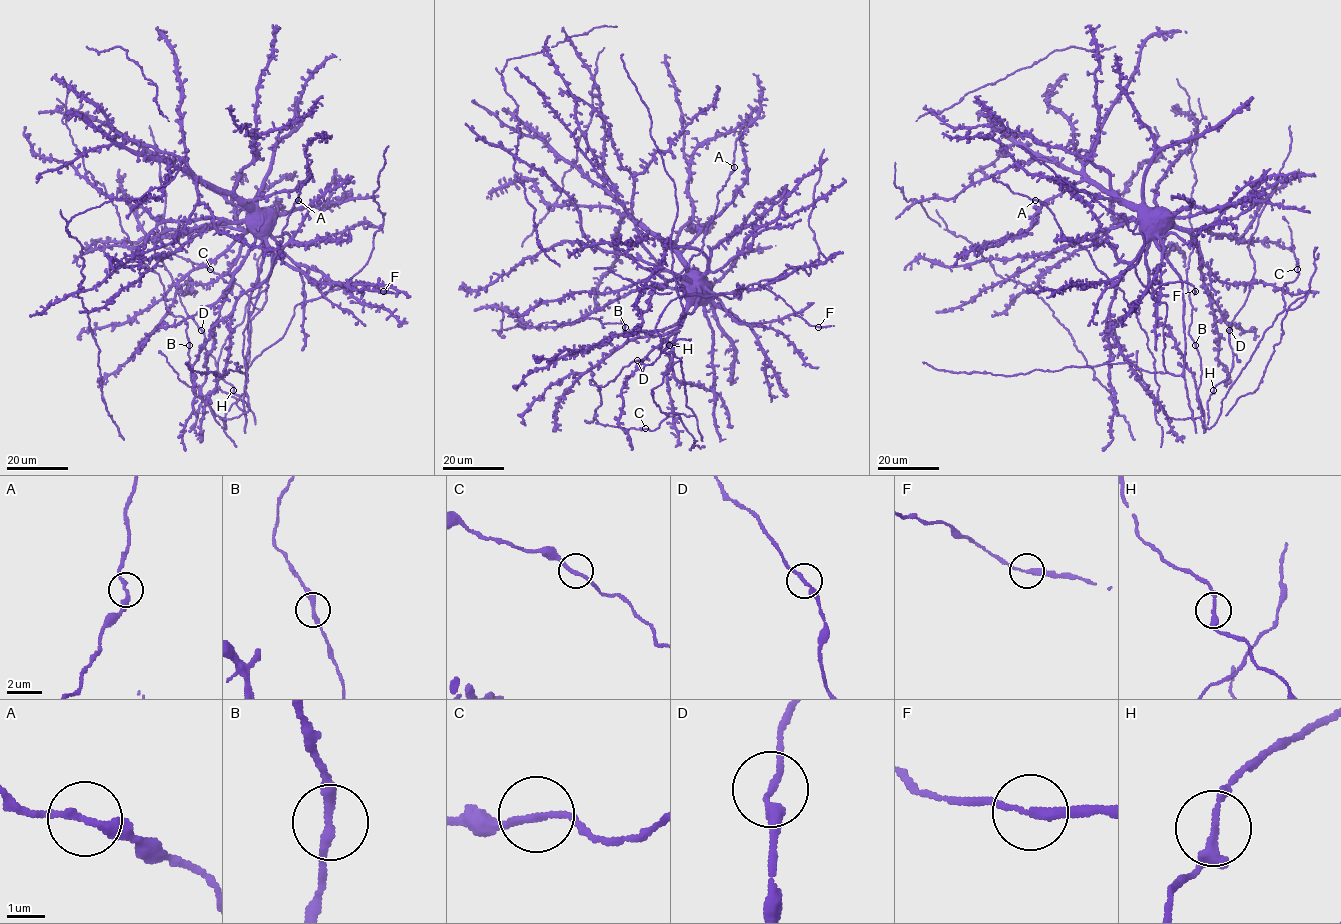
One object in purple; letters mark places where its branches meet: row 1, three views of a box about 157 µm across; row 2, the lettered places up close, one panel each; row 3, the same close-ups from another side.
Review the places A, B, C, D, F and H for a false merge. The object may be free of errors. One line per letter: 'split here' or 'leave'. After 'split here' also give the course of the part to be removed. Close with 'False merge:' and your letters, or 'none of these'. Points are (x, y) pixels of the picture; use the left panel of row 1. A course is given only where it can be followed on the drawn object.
A: leave
B: leave
C: leave
D: leave
F: leave
H: leave
False merge: none of these

